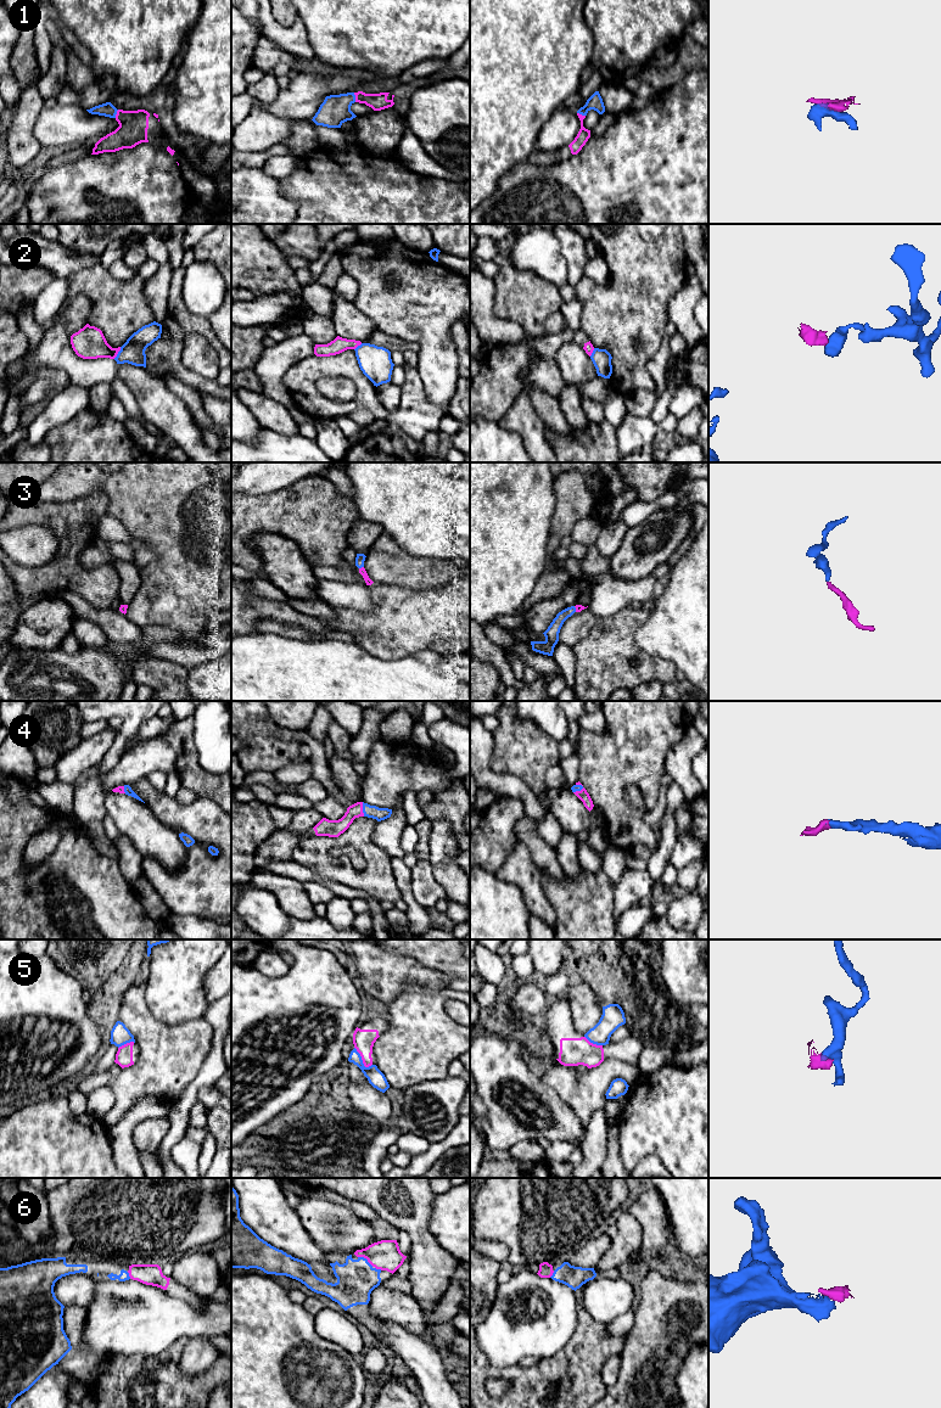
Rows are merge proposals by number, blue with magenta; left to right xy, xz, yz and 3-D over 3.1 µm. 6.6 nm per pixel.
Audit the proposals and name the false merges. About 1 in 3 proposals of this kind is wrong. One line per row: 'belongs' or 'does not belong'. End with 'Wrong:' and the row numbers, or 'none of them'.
1: belongs
2: does not belong
3: belongs
4: belongs
5: does not belong
6: belongs
Wrong: 2, 5

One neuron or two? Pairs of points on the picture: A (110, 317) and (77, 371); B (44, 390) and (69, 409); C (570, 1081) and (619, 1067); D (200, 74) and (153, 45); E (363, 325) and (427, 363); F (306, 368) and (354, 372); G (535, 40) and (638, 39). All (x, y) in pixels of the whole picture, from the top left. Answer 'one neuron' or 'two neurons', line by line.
A: two neurons
B: two neurons
C: one neuron
D: two neurons
E: two neurons
F: one neuron
G: two neurons

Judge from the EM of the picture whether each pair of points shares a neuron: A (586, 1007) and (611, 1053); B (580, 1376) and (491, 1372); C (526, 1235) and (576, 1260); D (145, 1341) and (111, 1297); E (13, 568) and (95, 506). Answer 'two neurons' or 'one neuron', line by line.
A: two neurons
B: one neuron
C: two neurons
D: one neuron
E: one neuron

